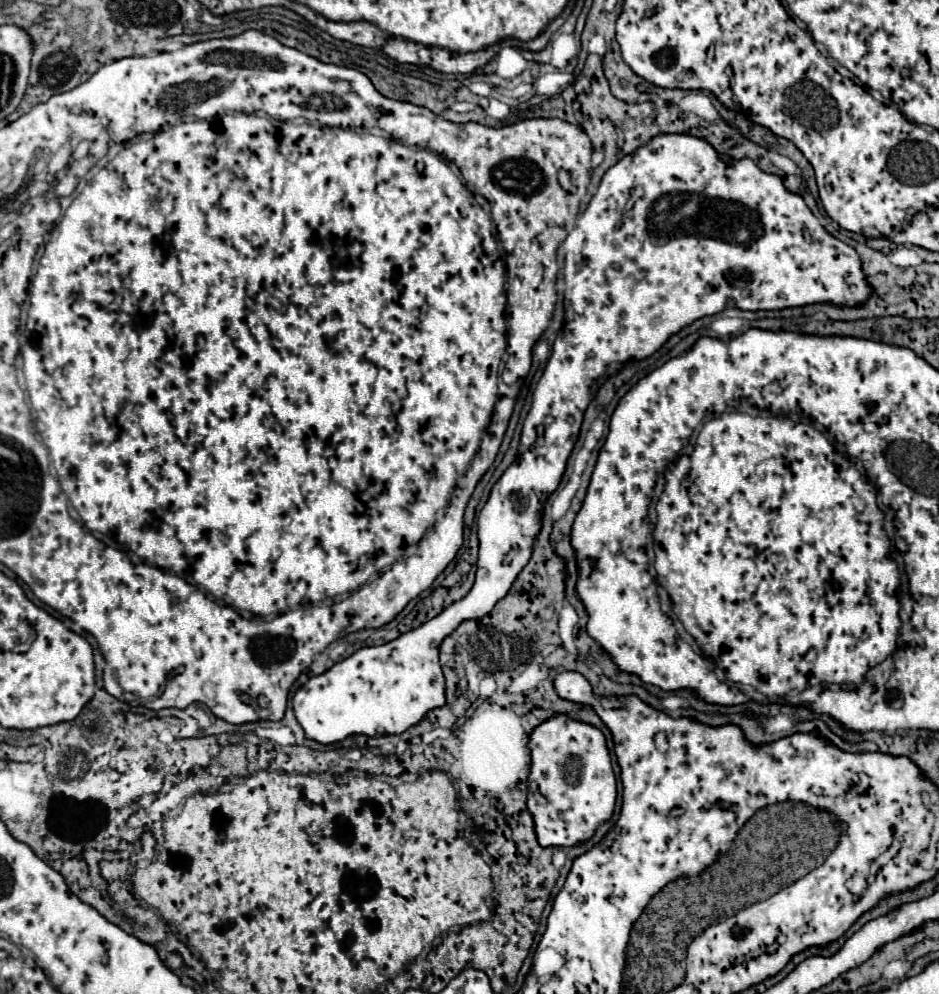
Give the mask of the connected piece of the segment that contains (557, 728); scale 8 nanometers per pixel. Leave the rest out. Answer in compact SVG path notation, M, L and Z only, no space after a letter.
M557 714L533 730L529 750L531 774L527 808L535 822L539 846L563 848L589 840L599 824L611 820L617 800L617 780L605 736L595 726Z

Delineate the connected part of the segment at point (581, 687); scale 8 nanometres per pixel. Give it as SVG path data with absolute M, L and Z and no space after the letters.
M561 672L555 678L555 690L561 698L593 708L593 700L586 702L586 693L593 693L592 686L579 672Z

